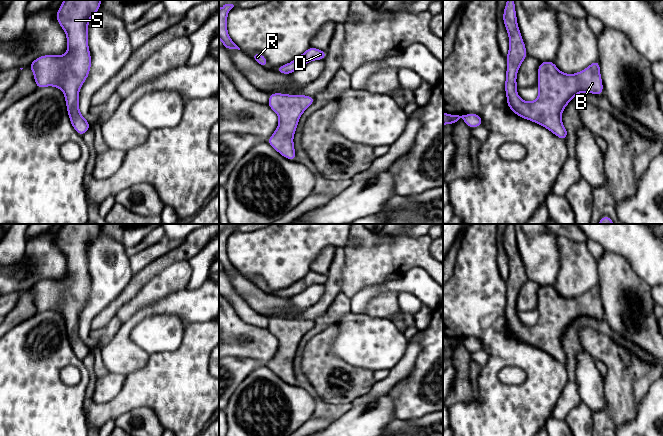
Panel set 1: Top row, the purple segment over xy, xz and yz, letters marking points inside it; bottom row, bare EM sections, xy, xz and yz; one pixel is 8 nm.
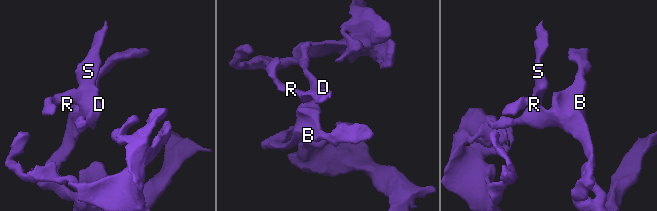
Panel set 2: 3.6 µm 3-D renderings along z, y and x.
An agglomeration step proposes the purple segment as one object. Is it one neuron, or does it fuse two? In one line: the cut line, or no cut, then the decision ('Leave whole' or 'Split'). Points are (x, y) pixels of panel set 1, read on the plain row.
No split. Leave whole

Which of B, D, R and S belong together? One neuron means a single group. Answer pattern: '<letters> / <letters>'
B D R S

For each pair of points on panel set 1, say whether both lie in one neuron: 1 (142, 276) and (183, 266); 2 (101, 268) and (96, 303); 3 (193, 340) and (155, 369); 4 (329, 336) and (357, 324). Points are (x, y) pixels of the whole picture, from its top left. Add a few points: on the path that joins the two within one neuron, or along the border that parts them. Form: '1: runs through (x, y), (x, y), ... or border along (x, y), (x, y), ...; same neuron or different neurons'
1: border along (180, 261), (176, 261), (162, 269), (142, 288); different neurons
2: runs through (101, 277), (101, 294); same neuron
3: runs through (185, 350), (165, 369); same neuron
4: border along (335, 325), (337, 336), (332, 345), (334, 355); different neurons

